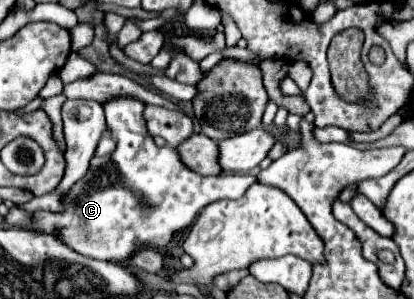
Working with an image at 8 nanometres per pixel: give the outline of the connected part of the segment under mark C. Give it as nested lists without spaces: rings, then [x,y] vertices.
[[[119,97],[113,99],[111,103],[105,103],[105,117],[107,117],[107,127],[117,135],[117,147],[111,155],[105,157],[93,157],[91,167],[87,169],[87,175],[71,187],[67,193],[67,199],[63,199],[65,211],[53,213],[53,211],[33,211],[31,213],[31,223],[25,227],[17,227],[23,231],[31,233],[43,233],[43,235],[55,235],[63,245],[71,247],[73,251],[101,259],[101,261],[113,261],[121,263],[131,259],[141,247],[151,247],[151,249],[161,249],[171,243],[173,235],[189,227],[193,219],[199,215],[203,207],[209,203],[221,201],[221,199],[239,199],[243,193],[253,185],[257,179],[251,173],[241,173],[241,175],[231,175],[231,173],[221,173],[215,177],[203,177],[195,171],[191,171],[179,157],[177,149],[171,147],[157,147],[153,143],[153,137],[147,131],[145,119],[143,119],[143,103],[133,97]]]

